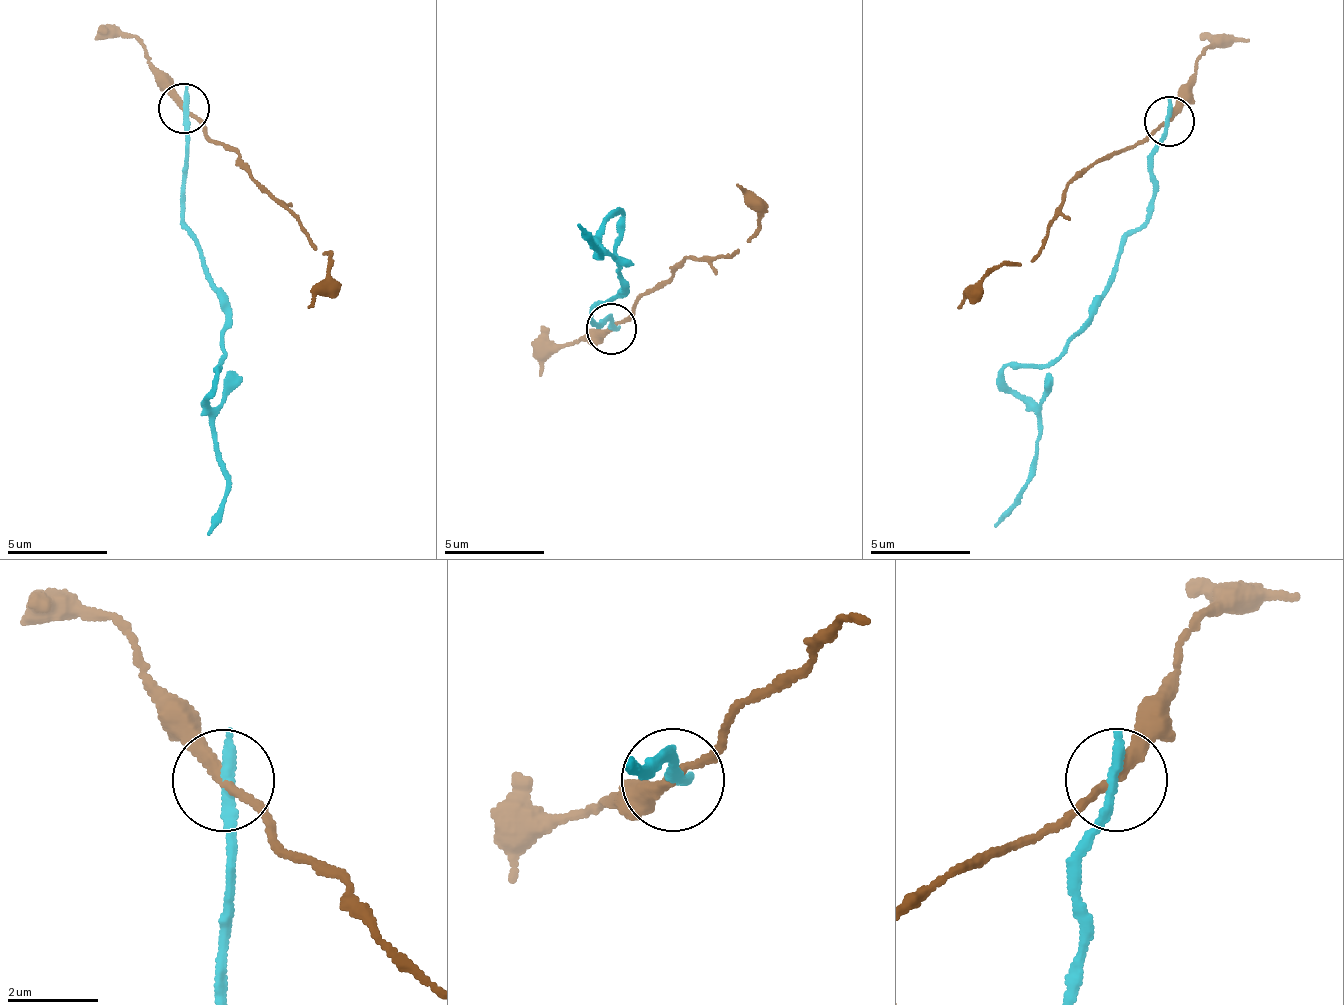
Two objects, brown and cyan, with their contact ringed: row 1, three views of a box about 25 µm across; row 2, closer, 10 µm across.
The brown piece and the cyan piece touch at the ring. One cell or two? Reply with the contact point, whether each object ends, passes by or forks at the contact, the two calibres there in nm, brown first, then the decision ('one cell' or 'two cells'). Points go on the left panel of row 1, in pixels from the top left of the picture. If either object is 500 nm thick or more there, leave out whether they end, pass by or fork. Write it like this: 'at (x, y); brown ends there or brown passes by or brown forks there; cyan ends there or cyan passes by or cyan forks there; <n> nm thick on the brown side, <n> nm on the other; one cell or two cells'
at (184, 108); brown passes by; cyan ends there; 240 nm thick on the brown side, 300 nm on the other; two cells

